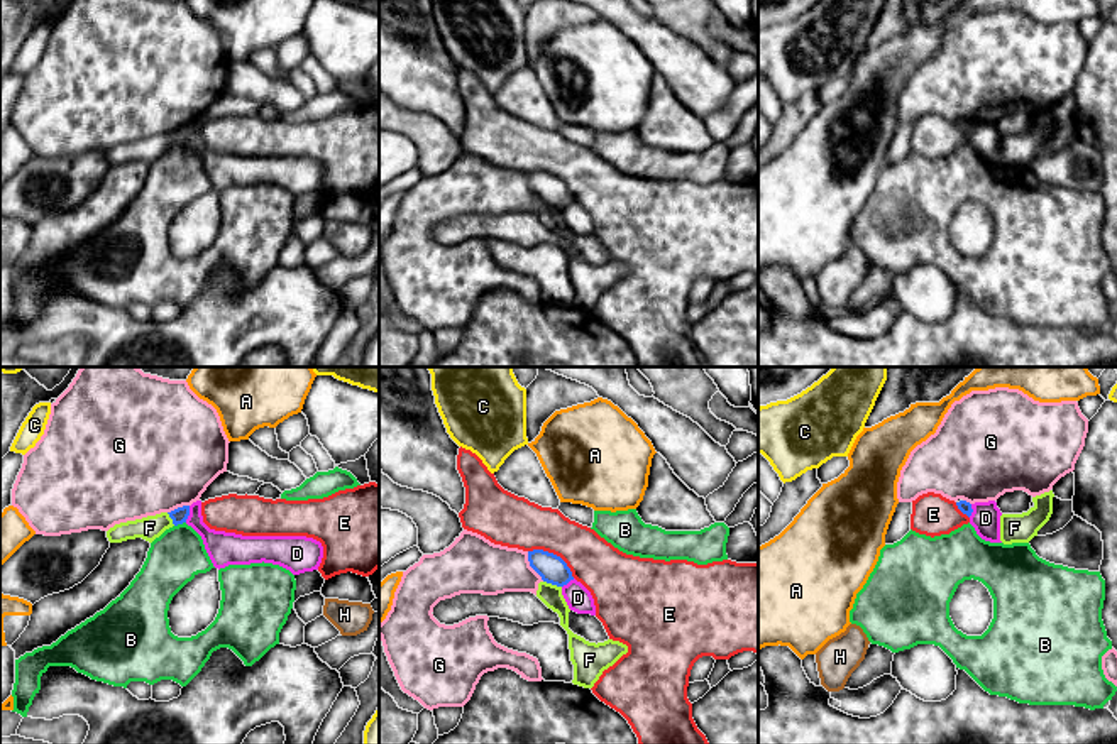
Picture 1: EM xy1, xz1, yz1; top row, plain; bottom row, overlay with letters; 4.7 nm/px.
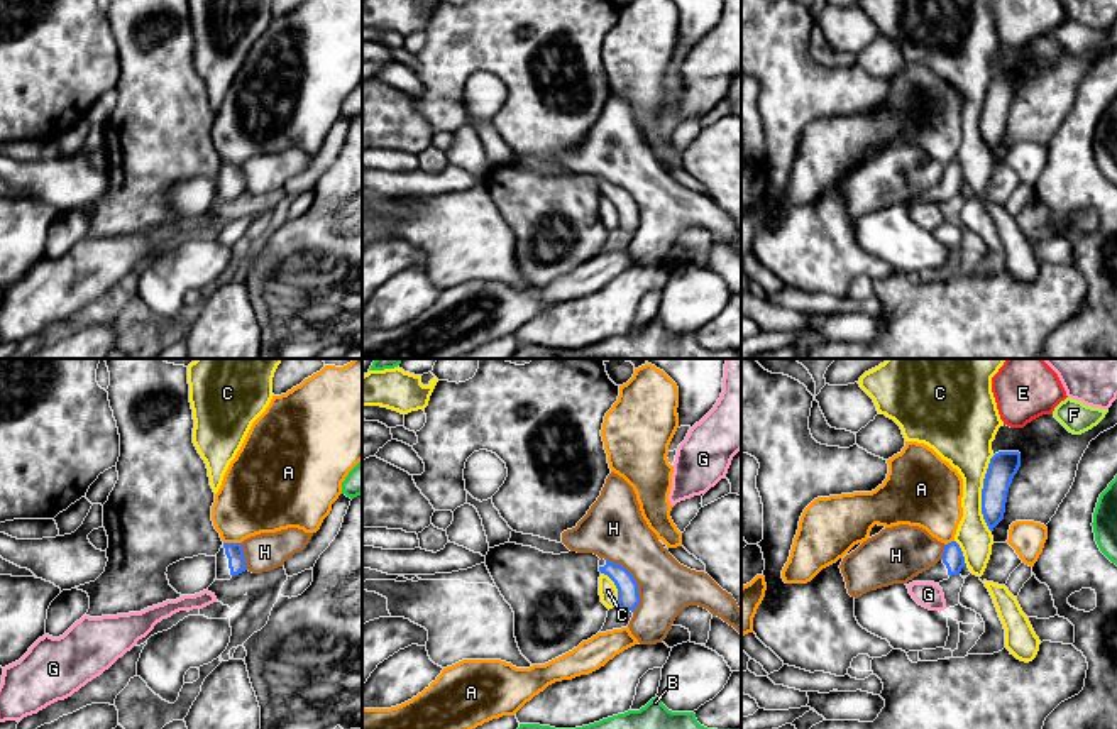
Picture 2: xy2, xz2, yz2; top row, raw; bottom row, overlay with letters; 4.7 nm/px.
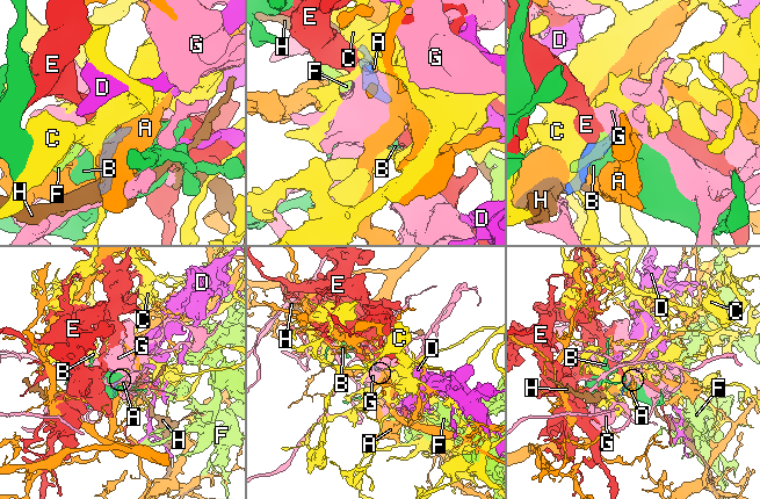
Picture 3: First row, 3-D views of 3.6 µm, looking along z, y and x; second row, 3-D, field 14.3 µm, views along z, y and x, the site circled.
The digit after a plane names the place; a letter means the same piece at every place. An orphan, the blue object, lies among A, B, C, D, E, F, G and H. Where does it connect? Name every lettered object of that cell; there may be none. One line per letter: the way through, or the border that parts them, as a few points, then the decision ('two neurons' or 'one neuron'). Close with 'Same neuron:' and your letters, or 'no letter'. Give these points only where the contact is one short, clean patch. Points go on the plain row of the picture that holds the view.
A: two neurons
B: along xy1 (185, 142), (175, 147) | two neurons
C: two neurons
D: along xy1 (190, 127), (190, 136), (185, 142) | two neurons
E: two neurons
F: along xz1 (544, 202), (561, 208) | two neurons
G: along xz1 (527, 173), (530, 188), (544, 202) | two neurons
H: along xz2 (606, 180), (620, 185), (635, 202), (638, 227), (633, 232) | two neurons
Same neuron: no letter

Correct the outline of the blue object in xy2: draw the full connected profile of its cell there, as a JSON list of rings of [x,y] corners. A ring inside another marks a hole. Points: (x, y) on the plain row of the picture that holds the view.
[[[223,164],[217,174],[217,201],[230,201],[245,191],[242,164]]]

